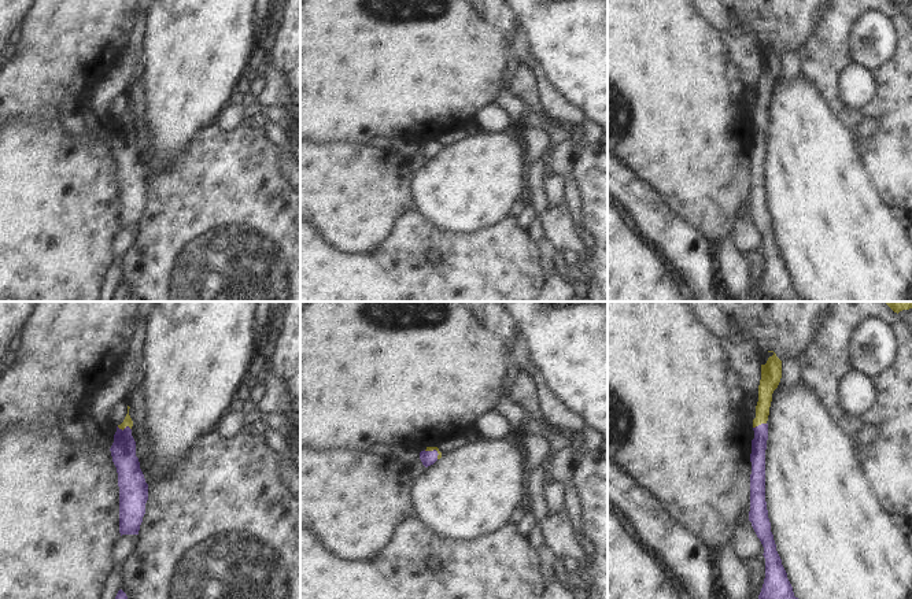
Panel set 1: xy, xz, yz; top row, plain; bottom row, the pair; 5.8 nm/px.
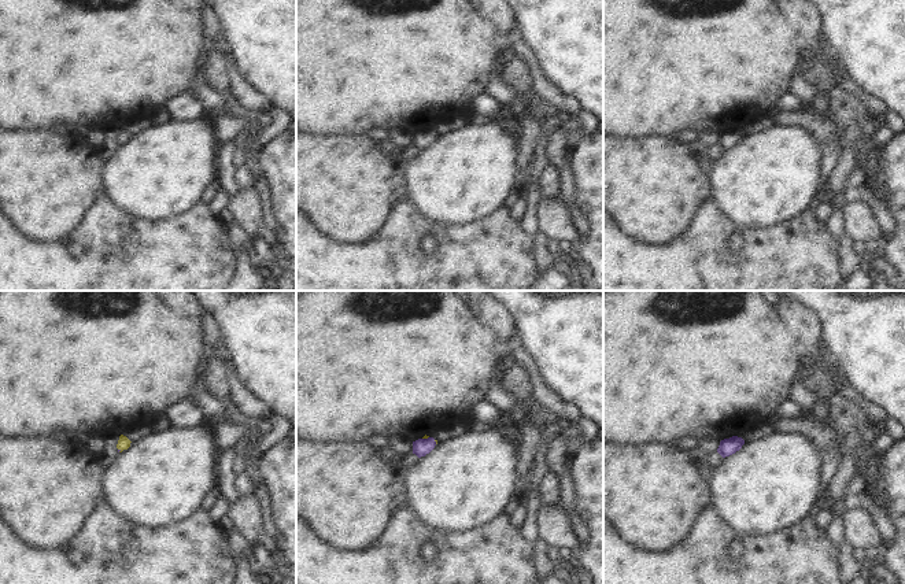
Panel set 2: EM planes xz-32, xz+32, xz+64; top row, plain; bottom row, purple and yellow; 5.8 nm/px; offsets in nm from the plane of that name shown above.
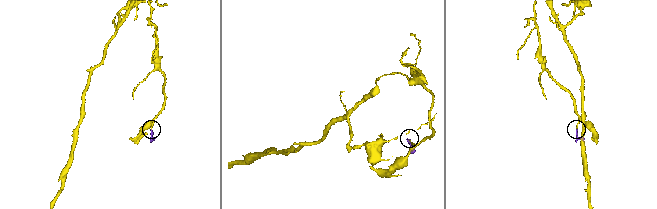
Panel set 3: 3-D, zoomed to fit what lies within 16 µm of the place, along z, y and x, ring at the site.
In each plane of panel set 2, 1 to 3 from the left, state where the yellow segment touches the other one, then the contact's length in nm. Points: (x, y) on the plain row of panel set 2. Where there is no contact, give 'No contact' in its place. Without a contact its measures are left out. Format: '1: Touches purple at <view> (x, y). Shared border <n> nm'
1: Touches purple at xz-32 (119, 143). Shared border 30 nm
2: Touches purple at xz+32 (425, 132). Shared border 40 nm
3: No contact.

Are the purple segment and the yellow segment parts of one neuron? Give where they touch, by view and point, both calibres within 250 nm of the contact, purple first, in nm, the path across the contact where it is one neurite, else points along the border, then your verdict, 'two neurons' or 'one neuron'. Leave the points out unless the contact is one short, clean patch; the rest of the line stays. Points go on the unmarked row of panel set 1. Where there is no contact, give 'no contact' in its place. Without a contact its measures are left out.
contact xy (124, 122); calibres 140 and 50 nm; way xy (124, 141), (124, 122), (128, 114); one neuron

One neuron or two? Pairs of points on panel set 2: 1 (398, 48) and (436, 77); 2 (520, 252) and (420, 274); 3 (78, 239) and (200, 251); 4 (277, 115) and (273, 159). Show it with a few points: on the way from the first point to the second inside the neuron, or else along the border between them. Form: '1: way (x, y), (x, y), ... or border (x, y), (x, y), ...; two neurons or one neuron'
1: way (407, 51), (427, 67); one neuron
2: way (495, 257), (475, 274), (444, 274); one neuron
3: way (109, 240), (124, 251), (170, 251); one neuron
4: border (281, 132), (265, 144); two neurons

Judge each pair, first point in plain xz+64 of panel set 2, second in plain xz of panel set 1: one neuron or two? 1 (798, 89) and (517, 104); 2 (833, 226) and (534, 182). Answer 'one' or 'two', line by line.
1: one
2: one

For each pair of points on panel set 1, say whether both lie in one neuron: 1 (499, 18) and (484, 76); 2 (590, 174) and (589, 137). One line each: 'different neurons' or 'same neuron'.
1: different neurons
2: different neurons

